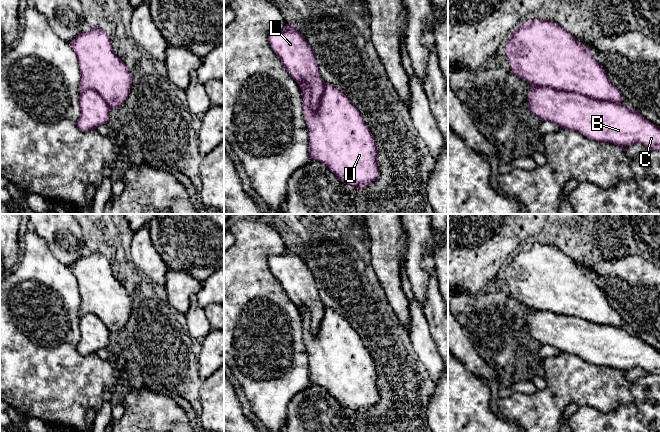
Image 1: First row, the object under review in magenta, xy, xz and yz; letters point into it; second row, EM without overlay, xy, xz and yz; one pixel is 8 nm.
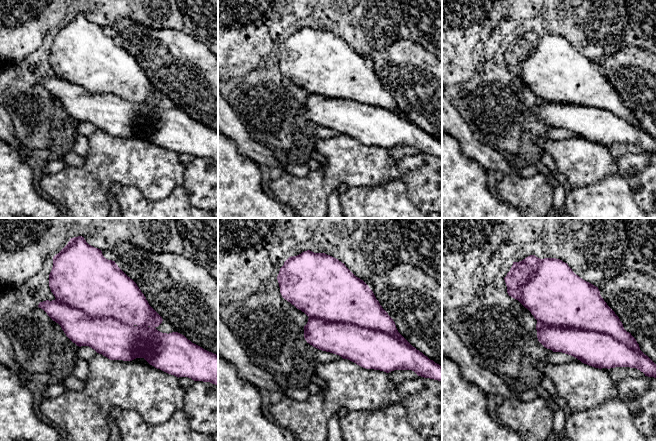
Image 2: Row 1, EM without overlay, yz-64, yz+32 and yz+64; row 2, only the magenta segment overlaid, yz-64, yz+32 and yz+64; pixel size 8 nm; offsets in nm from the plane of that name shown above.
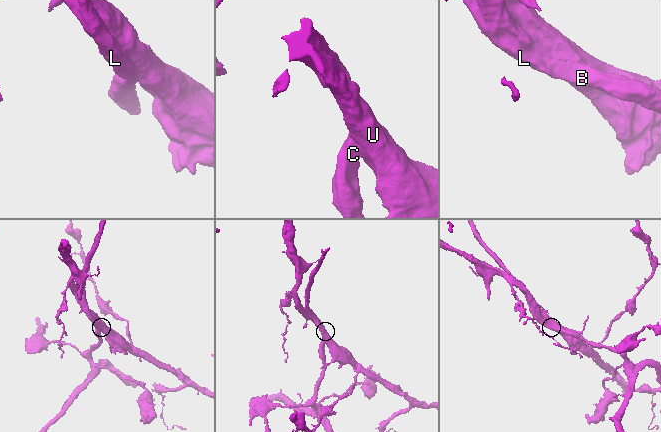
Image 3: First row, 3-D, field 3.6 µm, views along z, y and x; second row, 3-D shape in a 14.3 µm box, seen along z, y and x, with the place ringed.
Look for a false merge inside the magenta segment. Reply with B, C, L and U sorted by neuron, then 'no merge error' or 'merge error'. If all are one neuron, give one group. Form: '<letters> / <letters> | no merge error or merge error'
B C L / U | merge error

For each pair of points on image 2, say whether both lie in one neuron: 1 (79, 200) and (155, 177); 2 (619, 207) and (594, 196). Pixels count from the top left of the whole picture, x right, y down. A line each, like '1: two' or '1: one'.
1: one
2: one

